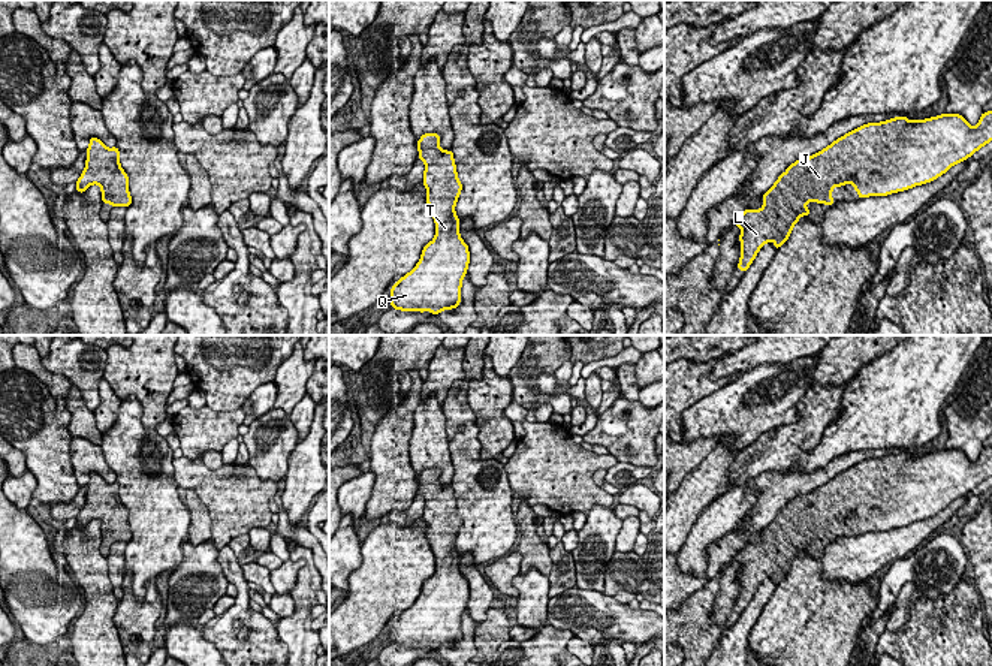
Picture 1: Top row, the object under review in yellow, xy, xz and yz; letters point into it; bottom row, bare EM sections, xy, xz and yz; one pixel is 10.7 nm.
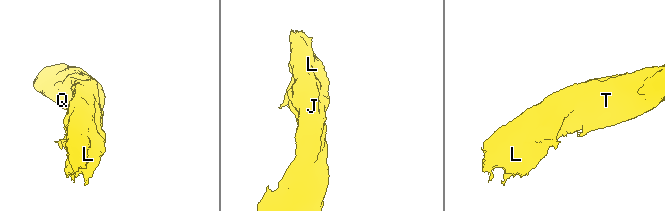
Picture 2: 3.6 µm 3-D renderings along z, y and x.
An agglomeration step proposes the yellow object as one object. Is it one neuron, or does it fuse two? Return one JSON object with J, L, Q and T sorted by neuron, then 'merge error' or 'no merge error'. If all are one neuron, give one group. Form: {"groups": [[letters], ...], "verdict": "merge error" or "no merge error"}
{"groups": [["J", "L", "Q", "T"]], "verdict": "no merge error"}

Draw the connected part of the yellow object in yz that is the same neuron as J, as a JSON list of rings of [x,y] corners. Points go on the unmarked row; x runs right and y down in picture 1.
[[[992,446],[983,447],[974,462],[959,449],[941,449],[913,456],[901,450],[881,458],[868,458],[848,467],[824,485],[790,500],[763,530],[762,545],[745,545],[739,549],[733,557],[742,564],[738,605],[747,606],[766,578],[774,578],[778,585],[789,575],[799,554],[811,549],[806,537],[832,542],[833,533],[830,530],[835,521],[853,519],[859,534],[904,527],[937,515],[991,476]]]

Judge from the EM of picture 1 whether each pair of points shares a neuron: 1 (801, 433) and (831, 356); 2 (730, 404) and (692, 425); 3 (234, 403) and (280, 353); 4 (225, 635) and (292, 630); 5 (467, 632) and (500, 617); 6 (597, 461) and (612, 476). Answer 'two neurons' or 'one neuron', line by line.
1: two neurons
2: one neuron
3: one neuron
4: two neurons
5: two neurons
6: two neurons

